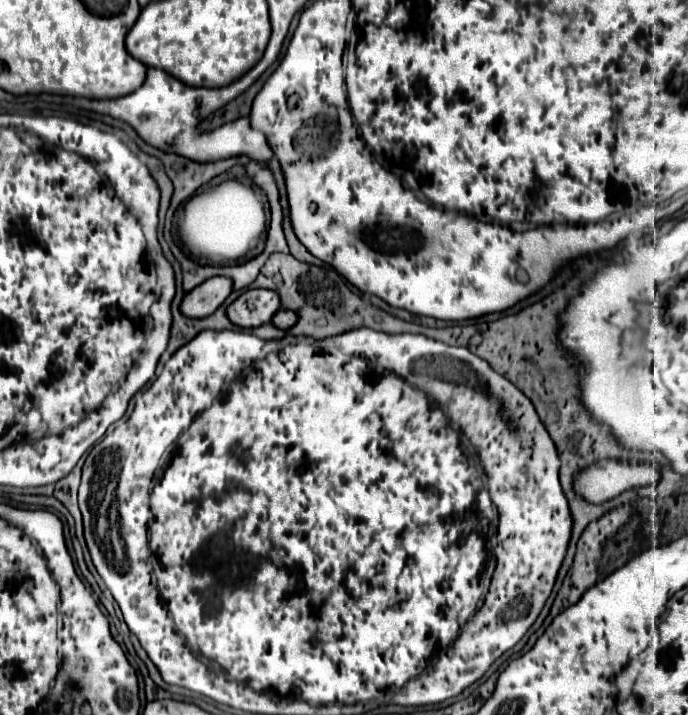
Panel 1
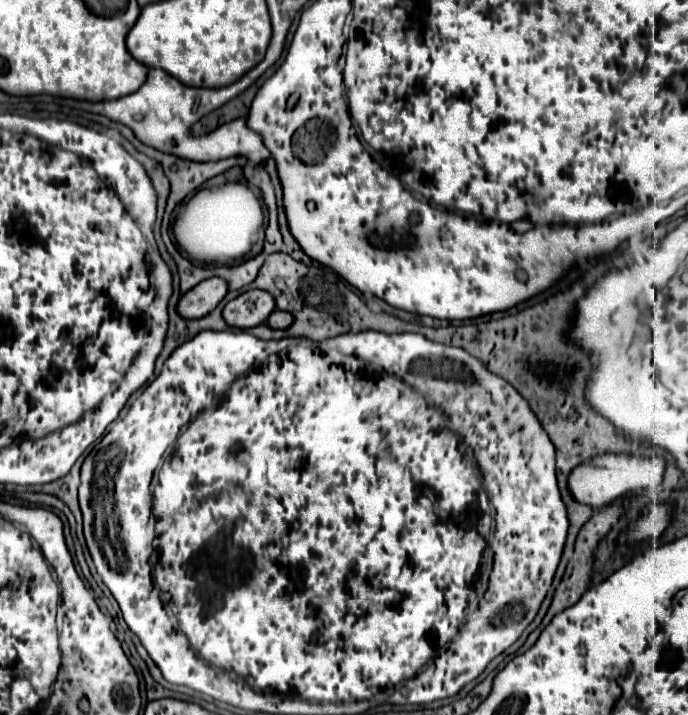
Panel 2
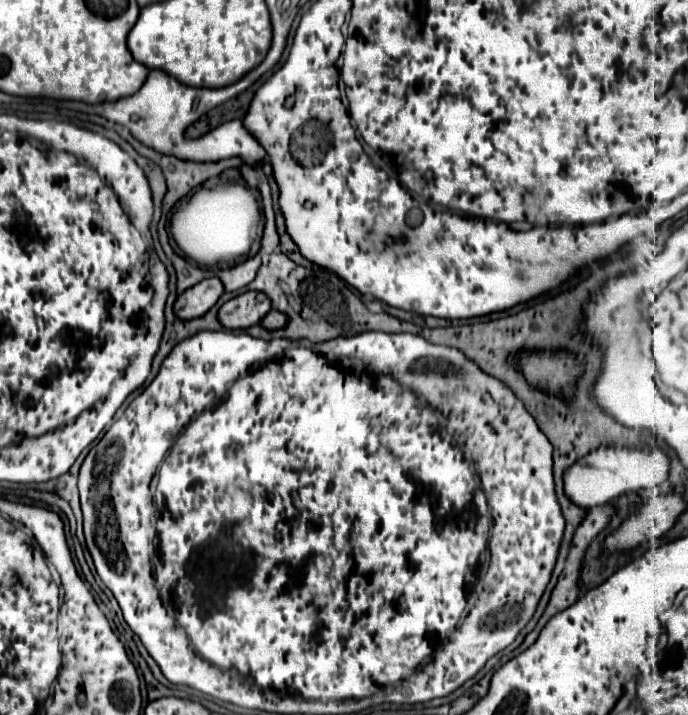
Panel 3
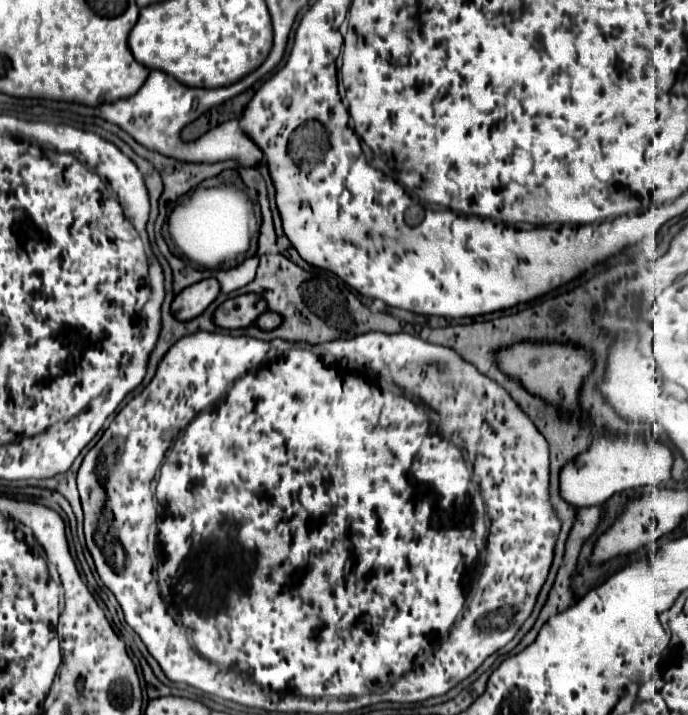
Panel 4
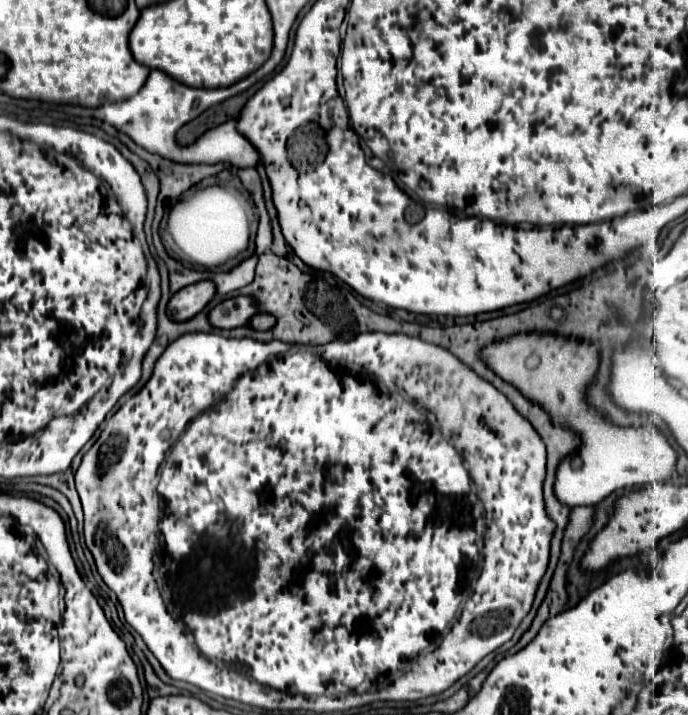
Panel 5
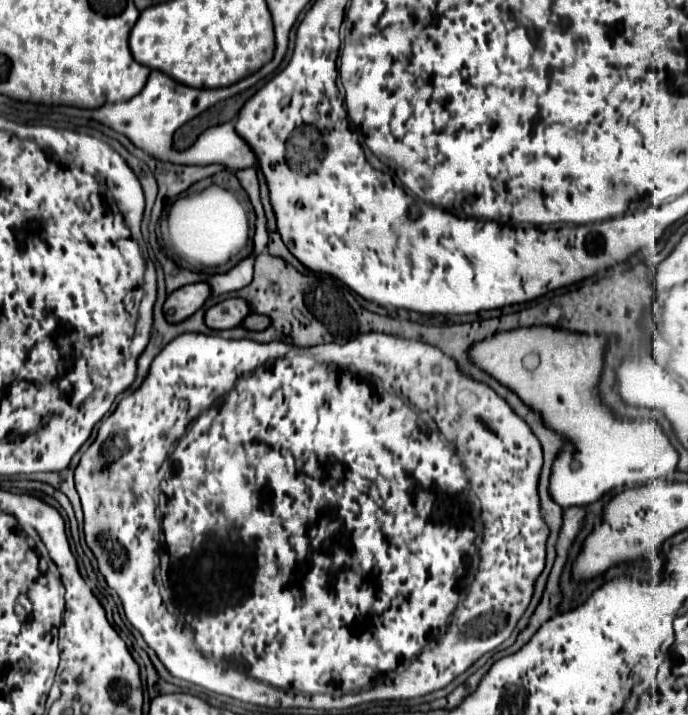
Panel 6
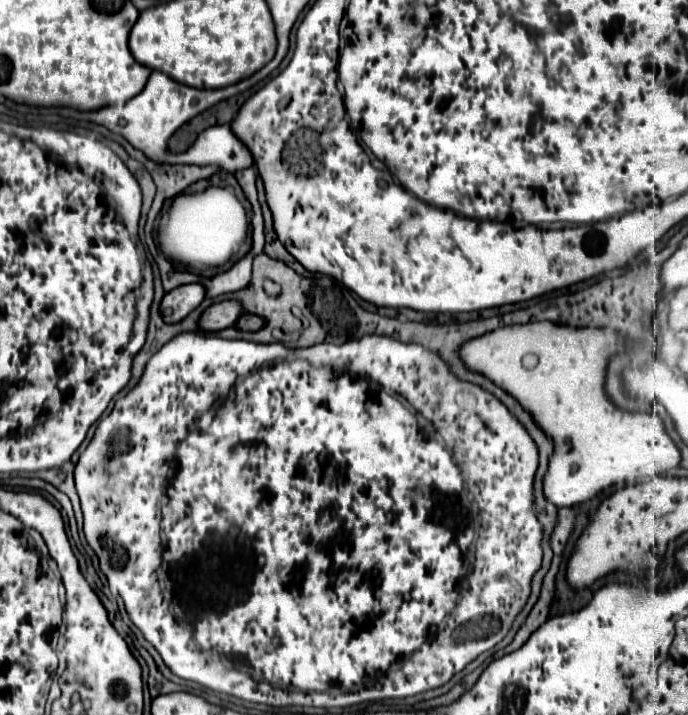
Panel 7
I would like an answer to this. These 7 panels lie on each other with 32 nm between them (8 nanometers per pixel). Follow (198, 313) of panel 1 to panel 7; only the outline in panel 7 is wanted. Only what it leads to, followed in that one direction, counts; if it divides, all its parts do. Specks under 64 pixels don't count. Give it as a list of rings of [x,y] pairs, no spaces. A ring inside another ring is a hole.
[[[184,284],[164,294],[160,302],[160,314],[166,324],[180,322],[188,316],[200,302],[204,300],[204,292],[200,284]]]

